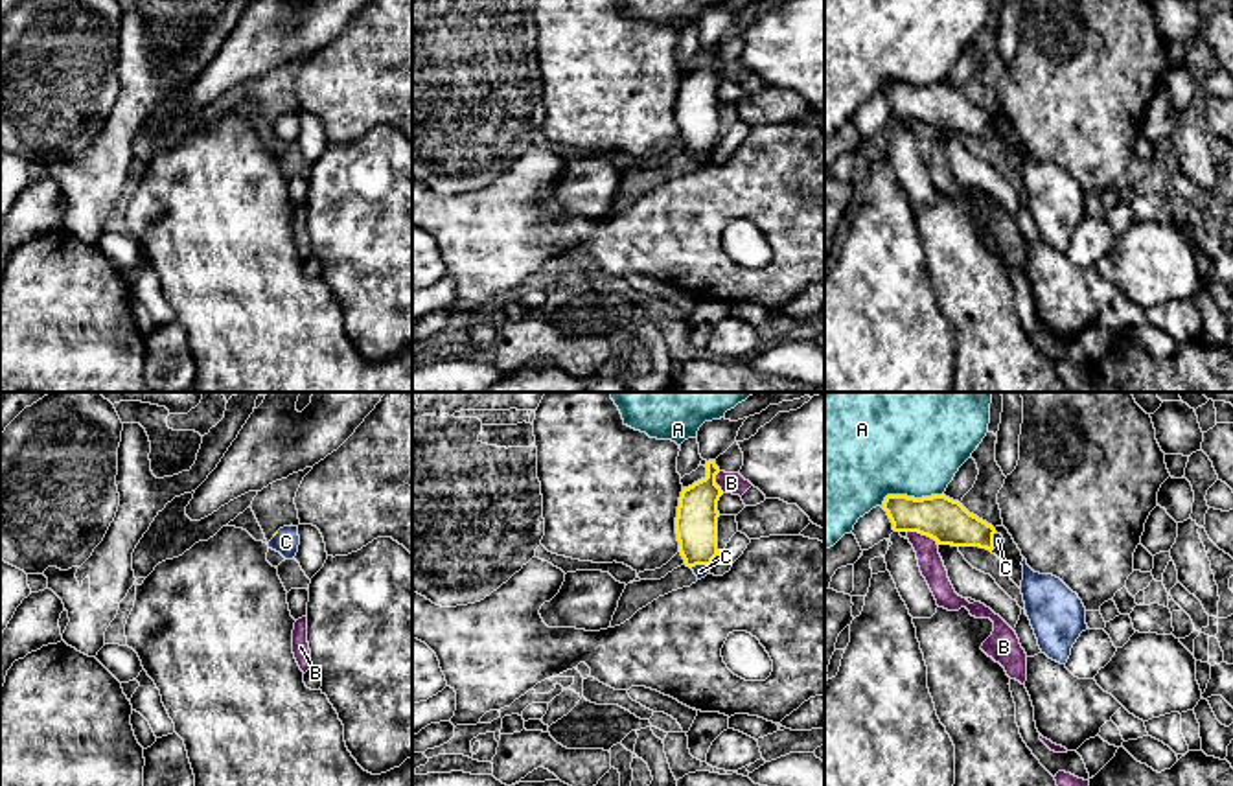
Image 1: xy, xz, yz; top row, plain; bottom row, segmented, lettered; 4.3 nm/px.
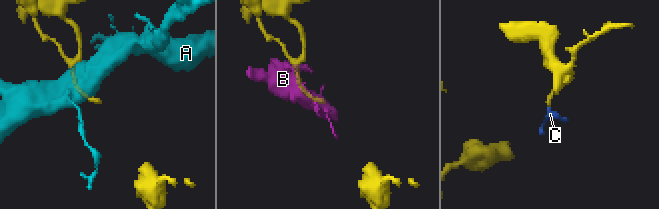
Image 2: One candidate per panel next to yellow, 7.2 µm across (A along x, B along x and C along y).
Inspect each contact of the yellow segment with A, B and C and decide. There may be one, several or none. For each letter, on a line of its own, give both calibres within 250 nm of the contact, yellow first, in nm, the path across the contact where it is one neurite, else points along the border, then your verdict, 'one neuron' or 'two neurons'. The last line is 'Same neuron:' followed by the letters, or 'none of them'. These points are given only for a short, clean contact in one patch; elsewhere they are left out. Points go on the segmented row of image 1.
A: calibres 200 and 480 nm; two neurons
B: calibres 200 and 110 nm; two neurons
C: calibres 190 and 60 nm; way xz (696, 525), (700, 564), (700, 571); one neuron
Same neuron: C

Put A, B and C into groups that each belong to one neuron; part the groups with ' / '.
A / B / C

